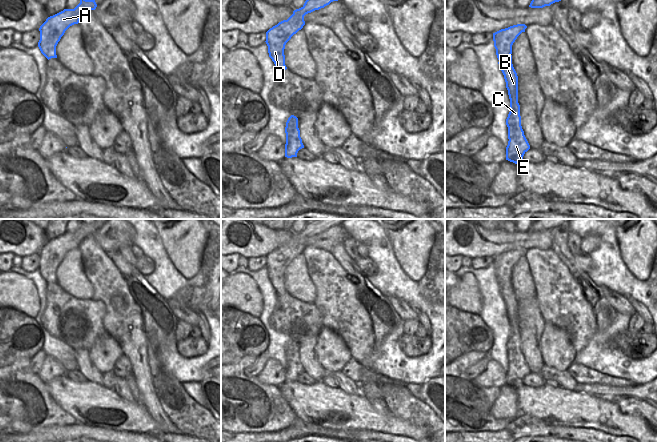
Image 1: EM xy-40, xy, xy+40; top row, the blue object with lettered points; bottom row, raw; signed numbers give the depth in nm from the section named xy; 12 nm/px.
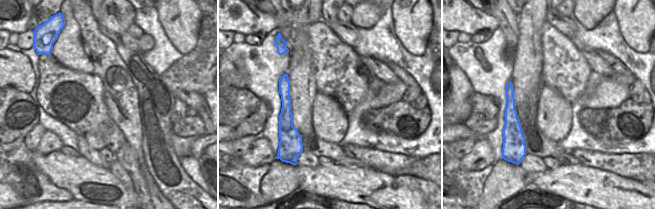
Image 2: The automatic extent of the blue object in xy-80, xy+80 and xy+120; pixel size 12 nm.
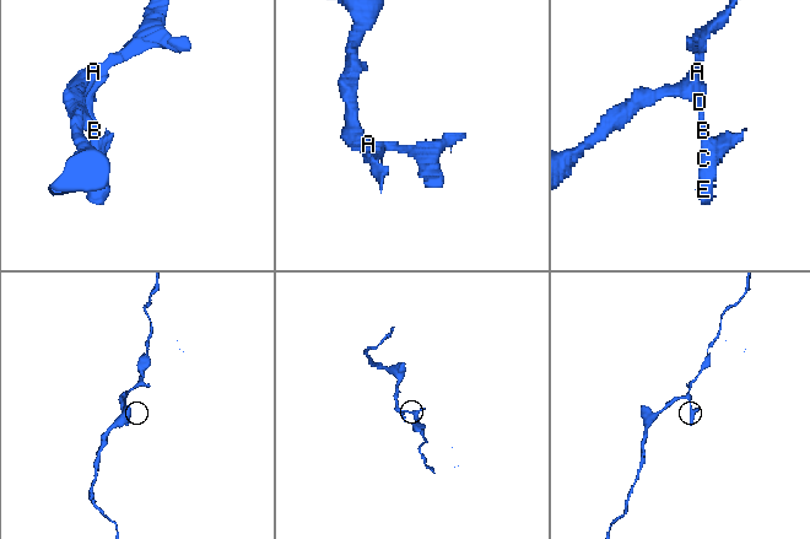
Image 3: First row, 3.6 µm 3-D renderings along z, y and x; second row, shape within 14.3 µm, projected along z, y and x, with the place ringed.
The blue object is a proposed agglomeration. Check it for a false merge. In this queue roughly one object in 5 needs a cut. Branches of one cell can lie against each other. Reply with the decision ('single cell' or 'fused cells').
fused cells

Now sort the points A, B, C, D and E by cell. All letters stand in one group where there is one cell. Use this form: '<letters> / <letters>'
A D / B C E

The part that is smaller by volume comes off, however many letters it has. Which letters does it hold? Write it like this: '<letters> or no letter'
B, C, E

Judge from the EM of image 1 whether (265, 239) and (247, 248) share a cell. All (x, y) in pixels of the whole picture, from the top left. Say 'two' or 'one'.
one

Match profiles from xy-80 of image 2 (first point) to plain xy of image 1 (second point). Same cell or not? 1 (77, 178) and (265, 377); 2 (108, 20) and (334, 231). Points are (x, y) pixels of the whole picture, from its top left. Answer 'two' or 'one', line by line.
1: two
2: one

